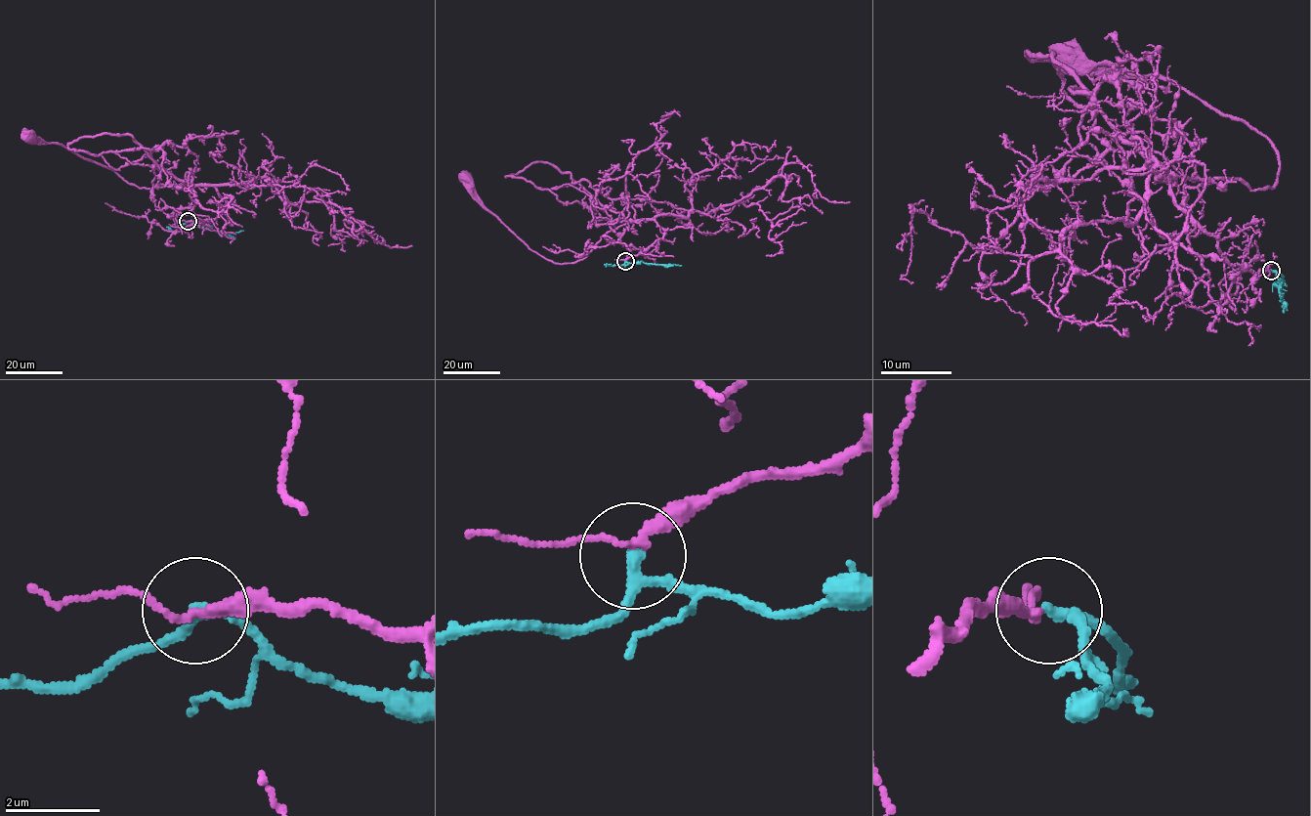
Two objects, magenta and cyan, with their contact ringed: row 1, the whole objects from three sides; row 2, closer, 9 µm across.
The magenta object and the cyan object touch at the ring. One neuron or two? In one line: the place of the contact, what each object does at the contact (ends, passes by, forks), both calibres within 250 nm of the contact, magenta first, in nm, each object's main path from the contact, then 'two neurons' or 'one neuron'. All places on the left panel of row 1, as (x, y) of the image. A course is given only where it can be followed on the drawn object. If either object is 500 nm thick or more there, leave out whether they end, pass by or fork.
at (188, 221); magenta passes by; cyan passes by; 190 nm thick on the magenta side, 200 nm on the other; magenta runs (188, 222), (208, 222), (227, 203), (209, 185), (141, 188), (60, 144), (28, 137); cyan runs (188, 222), (221, 233), (243, 231); one neuron

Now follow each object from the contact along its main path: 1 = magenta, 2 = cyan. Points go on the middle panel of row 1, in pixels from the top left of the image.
1: (625, 260), (664, 232), (653, 220), (628, 221), (580, 260), (557, 264), (531, 250), (466, 178)
2: (625, 260), (632, 264), (643, 262), (681, 265)

